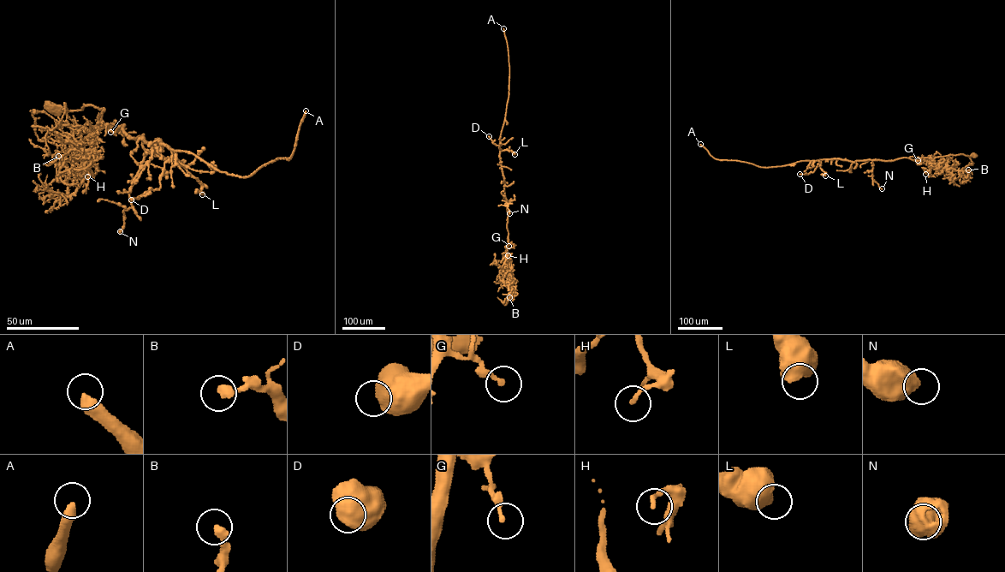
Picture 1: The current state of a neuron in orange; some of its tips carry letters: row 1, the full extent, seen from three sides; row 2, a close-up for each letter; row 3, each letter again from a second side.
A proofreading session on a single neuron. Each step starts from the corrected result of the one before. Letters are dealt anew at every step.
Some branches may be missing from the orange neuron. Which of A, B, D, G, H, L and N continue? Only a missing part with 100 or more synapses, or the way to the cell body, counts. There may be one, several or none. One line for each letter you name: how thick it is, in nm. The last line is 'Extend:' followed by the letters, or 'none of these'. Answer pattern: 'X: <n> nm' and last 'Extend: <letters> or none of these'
A: 440 nm
Extend: A

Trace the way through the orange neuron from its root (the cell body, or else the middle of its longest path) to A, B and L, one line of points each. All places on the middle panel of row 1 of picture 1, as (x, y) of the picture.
A: (505, 302), (514, 278), (507, 256), (508, 213), (499, 156), (508, 94), (508, 50), (503, 28)
B: (505, 302), (514, 281), (509, 261), (510, 283), (514, 291), (510, 300), (509, 297)
L: (505, 302), (511, 292), (514, 275), (507, 256), (508, 213), (499, 154), (500, 151), (505, 150), (514, 154)

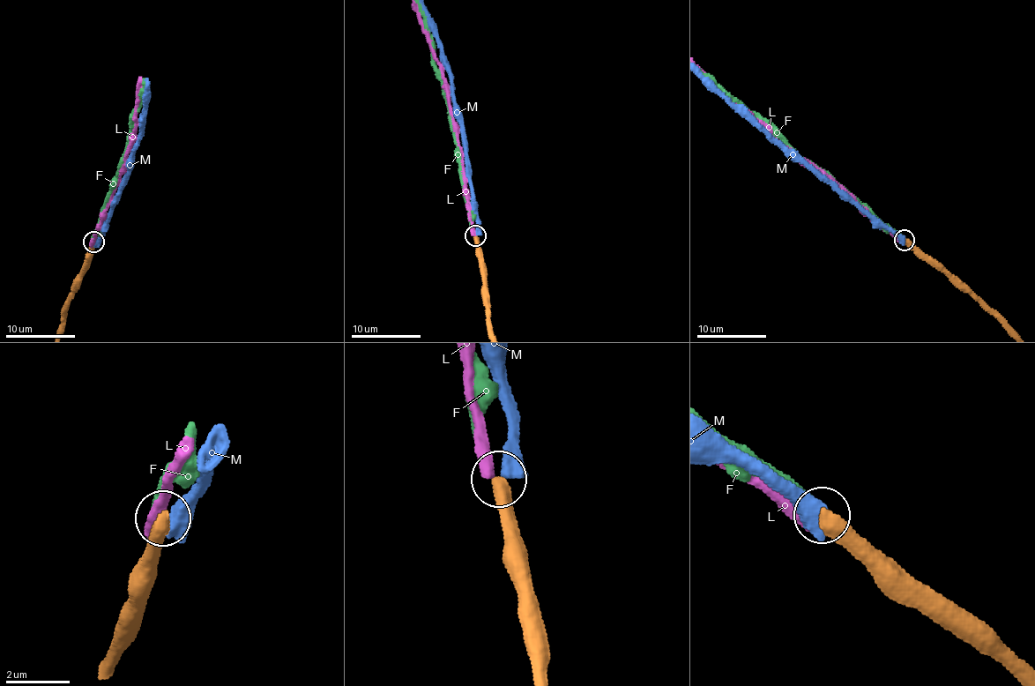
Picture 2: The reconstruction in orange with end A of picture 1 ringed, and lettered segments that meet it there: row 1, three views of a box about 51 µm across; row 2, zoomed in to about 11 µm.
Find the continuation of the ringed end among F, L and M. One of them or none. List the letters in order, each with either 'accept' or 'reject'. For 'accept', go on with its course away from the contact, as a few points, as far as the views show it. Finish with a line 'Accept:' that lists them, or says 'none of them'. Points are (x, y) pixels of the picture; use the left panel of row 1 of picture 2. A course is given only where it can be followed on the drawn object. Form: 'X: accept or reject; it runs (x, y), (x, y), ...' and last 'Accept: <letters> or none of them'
F: reject
L: reject
M: reject
Accept: none of them

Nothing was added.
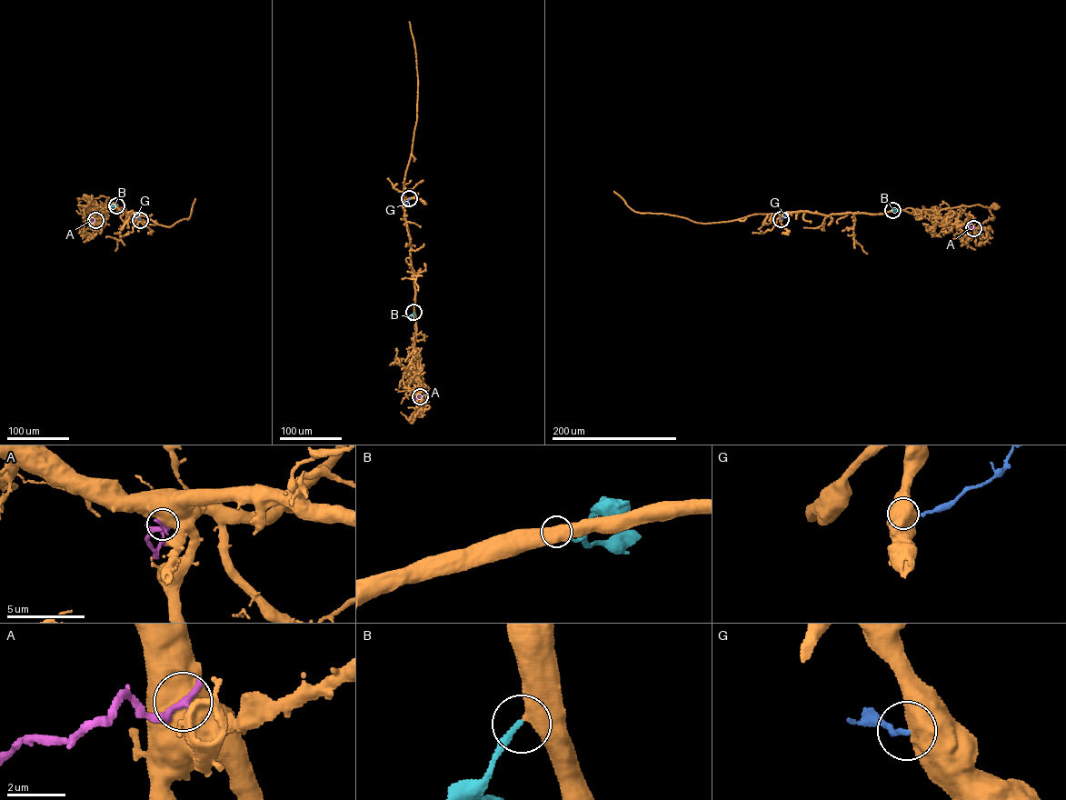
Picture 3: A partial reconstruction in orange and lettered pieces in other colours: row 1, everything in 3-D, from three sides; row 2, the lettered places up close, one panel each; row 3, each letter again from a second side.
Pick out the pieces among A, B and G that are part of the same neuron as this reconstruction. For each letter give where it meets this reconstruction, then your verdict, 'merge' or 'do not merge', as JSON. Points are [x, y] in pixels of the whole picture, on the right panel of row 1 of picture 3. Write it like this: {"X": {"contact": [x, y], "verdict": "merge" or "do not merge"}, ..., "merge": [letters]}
{"A": {"contact": [973, 228], "verdict": "do not merge"}, "B": {"contact": [892, 210], "verdict": "merge"}, "G": {"contact": [781, 219], "verdict": "do not merge"}, "merge": ["B"]}

